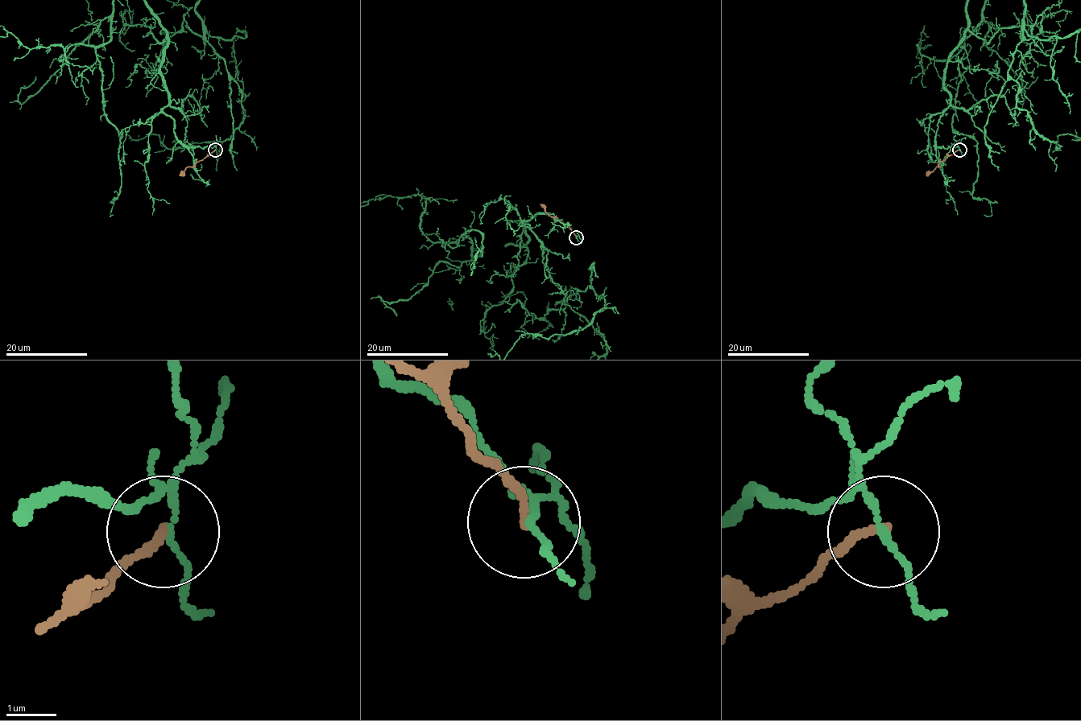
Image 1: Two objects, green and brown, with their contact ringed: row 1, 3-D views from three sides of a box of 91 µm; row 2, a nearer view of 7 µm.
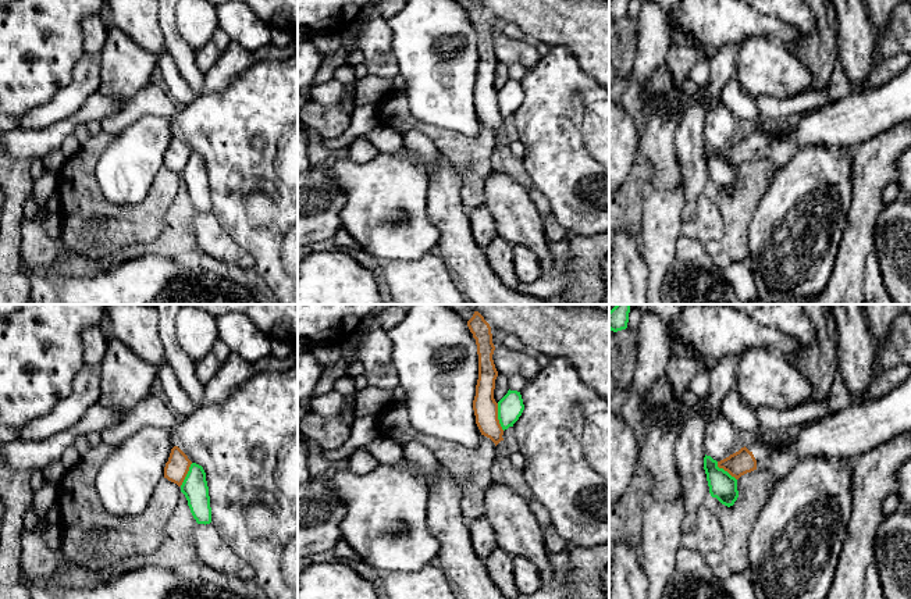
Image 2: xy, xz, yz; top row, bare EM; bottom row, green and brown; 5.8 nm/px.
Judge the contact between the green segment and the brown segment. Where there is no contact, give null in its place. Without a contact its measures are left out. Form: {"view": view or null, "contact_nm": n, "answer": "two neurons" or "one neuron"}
{"view": "xz", "contact_nm": 170, "answer": "two neurons"}

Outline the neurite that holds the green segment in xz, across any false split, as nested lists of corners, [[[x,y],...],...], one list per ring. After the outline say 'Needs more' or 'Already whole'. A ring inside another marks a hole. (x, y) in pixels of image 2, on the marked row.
[[[508,391],[508,393],[498,402],[498,420],[502,429],[513,427],[524,410],[520,392]]]. Already whole

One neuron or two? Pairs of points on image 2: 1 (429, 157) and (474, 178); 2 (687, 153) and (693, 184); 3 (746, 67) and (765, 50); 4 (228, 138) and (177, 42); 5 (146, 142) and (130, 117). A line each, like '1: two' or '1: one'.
1: two
2: one
3: one
4: two
5: two

